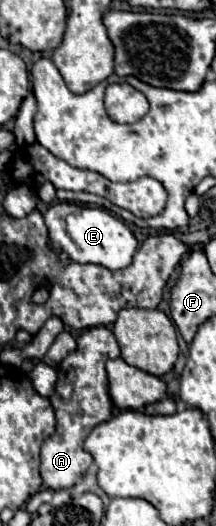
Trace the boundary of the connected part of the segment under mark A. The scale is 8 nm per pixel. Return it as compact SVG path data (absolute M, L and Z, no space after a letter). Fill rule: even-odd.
M105 326L99 328L89 328L85 330L79 338L77 338L77 350L71 352L61 364L61 378L67 382L63 382L63 386L59 388L59 380L55 386L55 392L51 394L51 404L57 416L57 430L51 438L47 438L47 442L43 444L41 450L41 476L45 486L49 486L51 490L63 490L63 488L71 488L77 478L83 476L83 472L91 466L93 458L91 454L87 454L83 450L83 442L87 438L87 434L99 424L99 422L107 422L107 418L111 418L113 414L113 402L109 398L109 382L107 382L107 372L105 372L105 362L119 358L119 344L115 340L115 334L111 330L107 330Z

